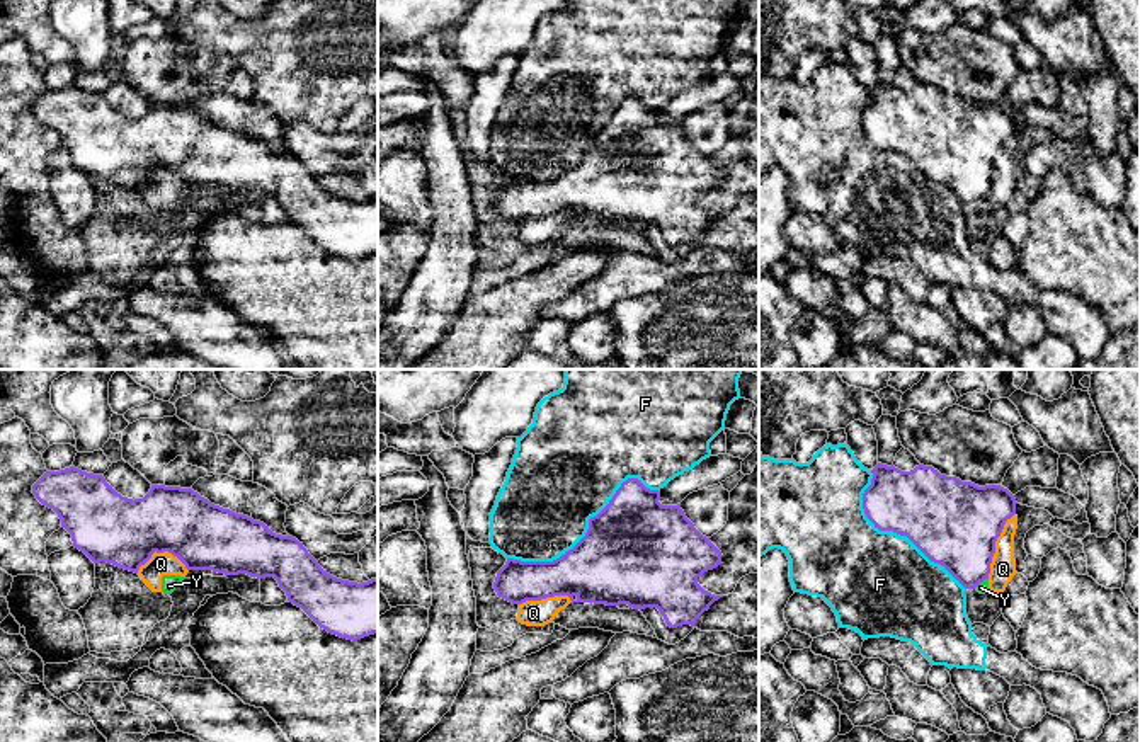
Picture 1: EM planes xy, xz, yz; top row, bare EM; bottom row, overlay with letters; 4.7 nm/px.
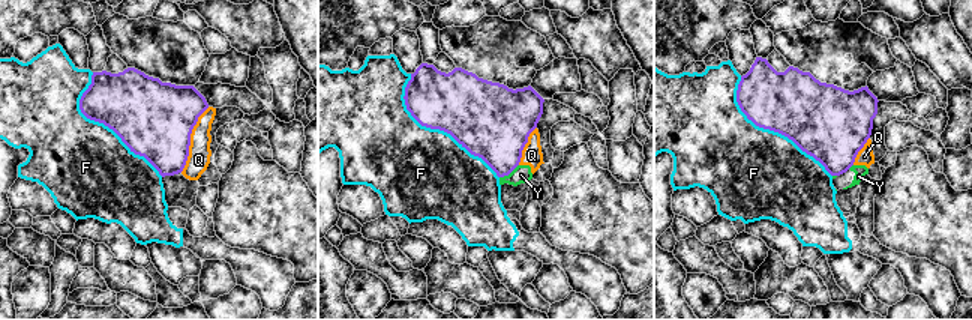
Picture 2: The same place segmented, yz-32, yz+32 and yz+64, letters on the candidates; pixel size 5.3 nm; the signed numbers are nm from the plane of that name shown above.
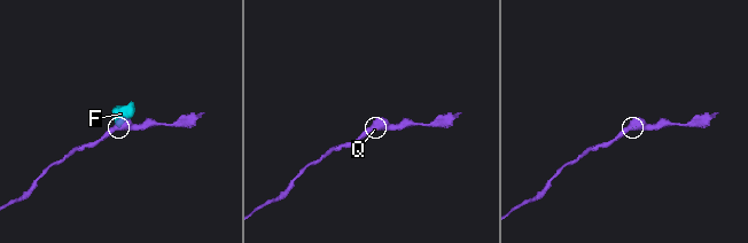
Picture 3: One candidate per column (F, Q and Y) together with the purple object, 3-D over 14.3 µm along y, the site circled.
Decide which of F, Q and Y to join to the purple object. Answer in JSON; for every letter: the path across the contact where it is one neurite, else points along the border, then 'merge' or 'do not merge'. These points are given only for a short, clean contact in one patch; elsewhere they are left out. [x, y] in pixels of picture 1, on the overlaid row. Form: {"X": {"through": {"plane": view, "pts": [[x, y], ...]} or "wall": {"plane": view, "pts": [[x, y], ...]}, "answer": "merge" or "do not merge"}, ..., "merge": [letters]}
{"F": {"answer": "do not merge"}, "Q": {"wall": {"plane": "yz", "pts": [[1014, 513], [996, 542], [987, 577]]}, "answer": "do not merge"}, "Y": {"wall": {"plane": "yz", "pts": [[987, 577], [974, 587]]}, "answer": "do not merge"}, "merge": []}

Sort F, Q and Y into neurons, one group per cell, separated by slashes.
F / Q Y

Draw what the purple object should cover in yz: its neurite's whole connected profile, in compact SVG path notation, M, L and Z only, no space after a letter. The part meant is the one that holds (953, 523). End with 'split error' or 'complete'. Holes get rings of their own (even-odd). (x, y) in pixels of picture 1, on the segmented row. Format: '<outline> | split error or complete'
M878 463L871 473L863 509L875 528L907 536L965 589L989 579L995 541L1016 514L1007 488L978 487L924 465L902 471Z | complete

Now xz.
M628 478L616 490L609 504L589 519L585 536L560 558L553 562L521 562L507 558L497 572L493 589L499 597L522 604L526 601L541 601L553 596L568 596L572 602L594 602L606 606L628 604L633 609L657 608L667 626L696 625L696 619L723 596L704 591L698 579L720 565L721 551L703 536L686 517L681 504L662 505L660 492L647 488L638 478Z | complete

